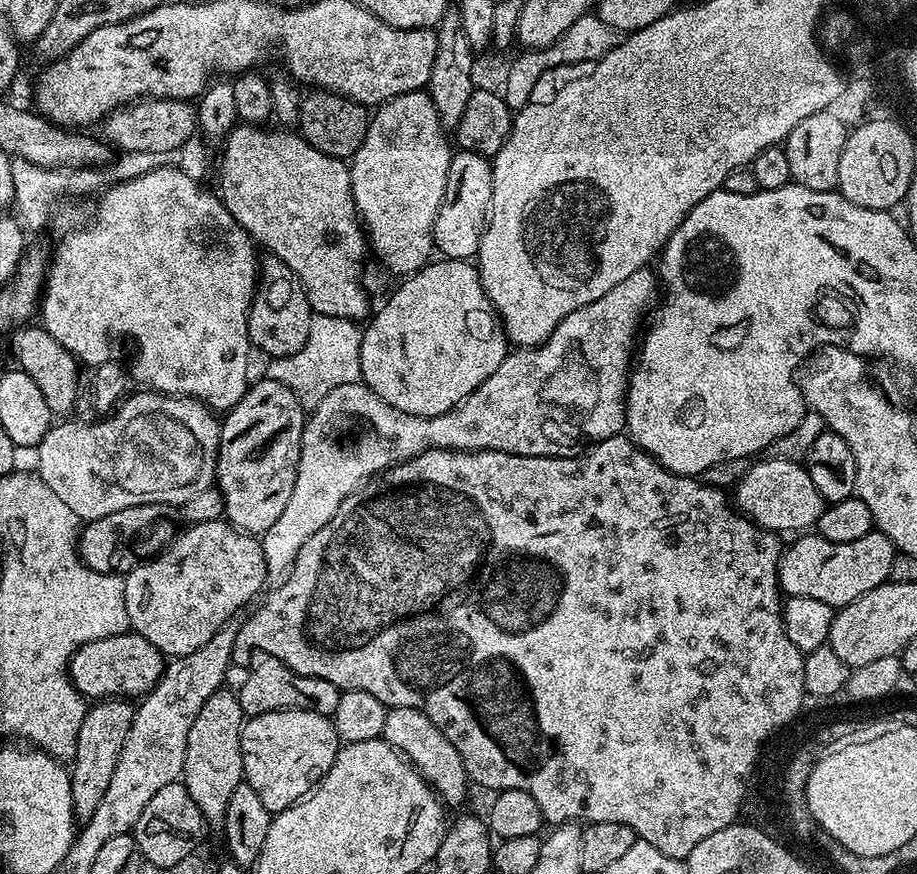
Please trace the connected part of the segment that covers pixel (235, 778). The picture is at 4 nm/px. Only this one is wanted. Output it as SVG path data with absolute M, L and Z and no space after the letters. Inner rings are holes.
M221 690L210 694L194 726L190 726L190 738L186 746L186 762L182 783L204 815L204 823L209 829L223 829L226 806L230 806L230 794L244 780L242 766L242 730L246 717L235 691Z

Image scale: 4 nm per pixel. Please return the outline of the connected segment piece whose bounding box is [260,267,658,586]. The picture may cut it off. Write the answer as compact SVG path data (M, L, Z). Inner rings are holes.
M651 267L634 270L634 274L630 274L630 278L618 282L618 286L614 286L614 290L608 291L607 294L602 294L602 298L598 298L598 302L590 302L586 306L574 310L574 314L566 314L566 318L562 318L562 322L556 324L556 328L550 334L550 338L538 345L537 348L516 348L509 351L508 356L502 362L502 366L498 366L498 370L494 370L494 374L490 374L490 378L486 378L486 382L482 382L482 386L478 386L478 390L470 393L457 408L451 408L442 414L434 414L433 416L406 414L402 410L390 406L390 402L378 398L378 394L374 394L374 390L370 390L367 384L363 382L338 386L336 389L330 390L330 394L326 394L326 398L322 398L322 402L318 402L311 409L307 419L305 419L300 453L298 454L296 477L294 478L294 490L290 490L290 499L286 502L282 514L275 520L274 526L270 526L270 530L262 533L260 545L262 546L262 554L266 558L267 583L272 586L284 583L289 572L292 571L294 562L298 558L298 550L302 550L302 546L306 546L306 542L310 542L310 538L314 538L314 534L318 534L318 530L322 530L322 526L326 526L326 522L330 522L330 518L334 518L334 514L338 514L338 506L342 506L342 502L350 493L355 492L365 482L371 481L377 474L383 474L389 468L393 468L395 464L401 464L403 460L414 458L426 450L431 448L448 448L452 452L481 452L489 448L495 452L509 452L519 456L570 456L577 451L576 444L582 443L583 440L588 440L587 442L599 442L611 436L621 435L626 428L624 422L624 397L628 394L628 377L630 369L634 364L634 345L637 343L638 333L641 331L640 319L644 315L646 315L645 317L649 315L650 309L657 299L656 292L658 296L658 276ZM347 432L356 433L349 440L344 440L344 435Z

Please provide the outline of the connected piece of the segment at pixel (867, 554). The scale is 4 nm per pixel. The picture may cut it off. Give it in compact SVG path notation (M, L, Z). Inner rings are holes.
M873 530L866 534L866 538L858 538L858 542L845 544L830 542L819 534L800 534L793 540L796 541L789 548L787 545L780 554L780 590L785 597L818 598L818 602L826 602L832 609L839 610L878 585L889 583L890 565L894 562L897 550L890 538L886 538L886 534Z

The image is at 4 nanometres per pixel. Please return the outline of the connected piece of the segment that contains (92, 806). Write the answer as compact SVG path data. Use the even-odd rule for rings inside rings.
M100 698L84 715L76 739L76 755L70 764L73 814L77 821L90 819L94 810L98 810L98 802L102 802L102 794L106 794L110 786L114 766L118 766L118 758L122 754L122 742L126 742L126 734L130 734L135 713L135 707L127 699Z

